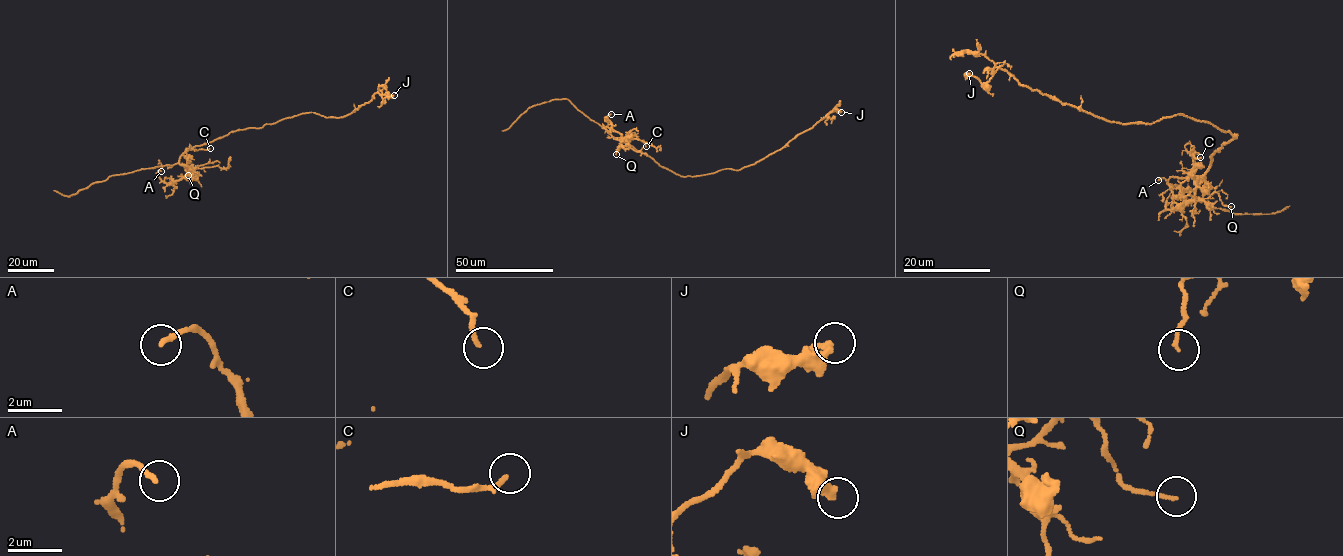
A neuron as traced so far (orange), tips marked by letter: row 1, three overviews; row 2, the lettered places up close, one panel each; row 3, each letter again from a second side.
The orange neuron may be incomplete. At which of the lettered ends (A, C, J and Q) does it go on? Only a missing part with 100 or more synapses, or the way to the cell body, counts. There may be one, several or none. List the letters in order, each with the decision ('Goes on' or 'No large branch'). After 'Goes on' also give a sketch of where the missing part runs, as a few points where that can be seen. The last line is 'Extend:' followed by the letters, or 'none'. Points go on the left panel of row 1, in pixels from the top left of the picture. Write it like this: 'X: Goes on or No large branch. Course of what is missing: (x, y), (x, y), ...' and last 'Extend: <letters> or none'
A: No large branch
C: No large branch
J: No large branch
Q: No large branch
Extend: none

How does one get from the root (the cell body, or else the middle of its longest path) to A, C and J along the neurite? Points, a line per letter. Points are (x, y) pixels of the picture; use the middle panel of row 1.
A: (668, 170), (619, 140), (625, 139), (612, 129), (610, 121), (605, 120), (611, 114)
C: (668, 170), (618, 139), (635, 135), (646, 146)
J: (668, 170), (685, 176), (725, 169), (739, 170), (780, 149), (834, 109), (841, 112)

